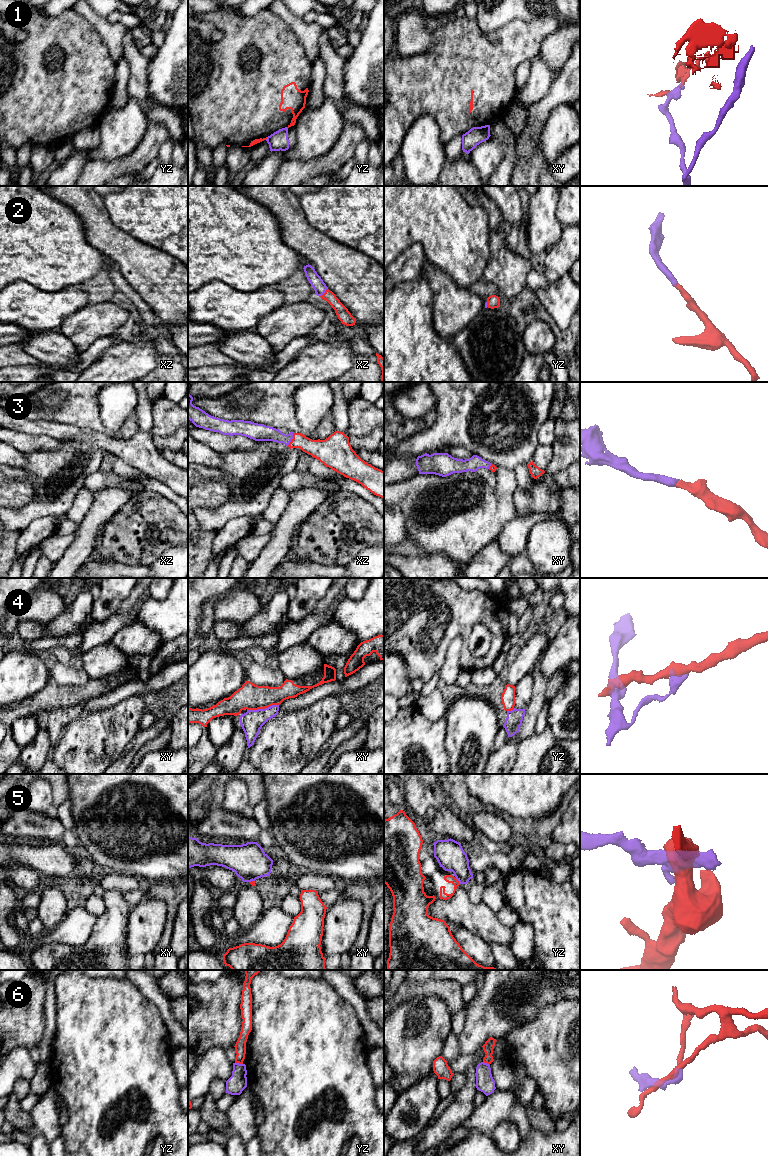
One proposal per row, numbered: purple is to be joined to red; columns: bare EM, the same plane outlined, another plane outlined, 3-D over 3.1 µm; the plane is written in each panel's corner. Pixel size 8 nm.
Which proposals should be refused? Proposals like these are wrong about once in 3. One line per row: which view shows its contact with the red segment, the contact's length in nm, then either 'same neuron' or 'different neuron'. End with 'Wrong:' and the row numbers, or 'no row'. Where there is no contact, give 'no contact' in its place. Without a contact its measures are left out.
1: contact in yz; length 30 nm; different neuron
2: contact in xz; length 100 nm; same neuron
3: contact in xz; length 120 nm; same neuron
4: contact in xy; length 260 nm; different neuron
5: contact in yz; length 60 nm; different neuron
6: contact in yz; length 70 nm; different neuron
Wrong: 1, 4, 5, 6

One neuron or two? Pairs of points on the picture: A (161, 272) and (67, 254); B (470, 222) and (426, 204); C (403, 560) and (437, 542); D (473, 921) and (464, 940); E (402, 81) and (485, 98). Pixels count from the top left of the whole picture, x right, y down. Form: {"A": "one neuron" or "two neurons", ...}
{"A": "two neurons", "B": "one neuron", "C": "two neurons", "D": "two neurons", "E": "one neuron"}

